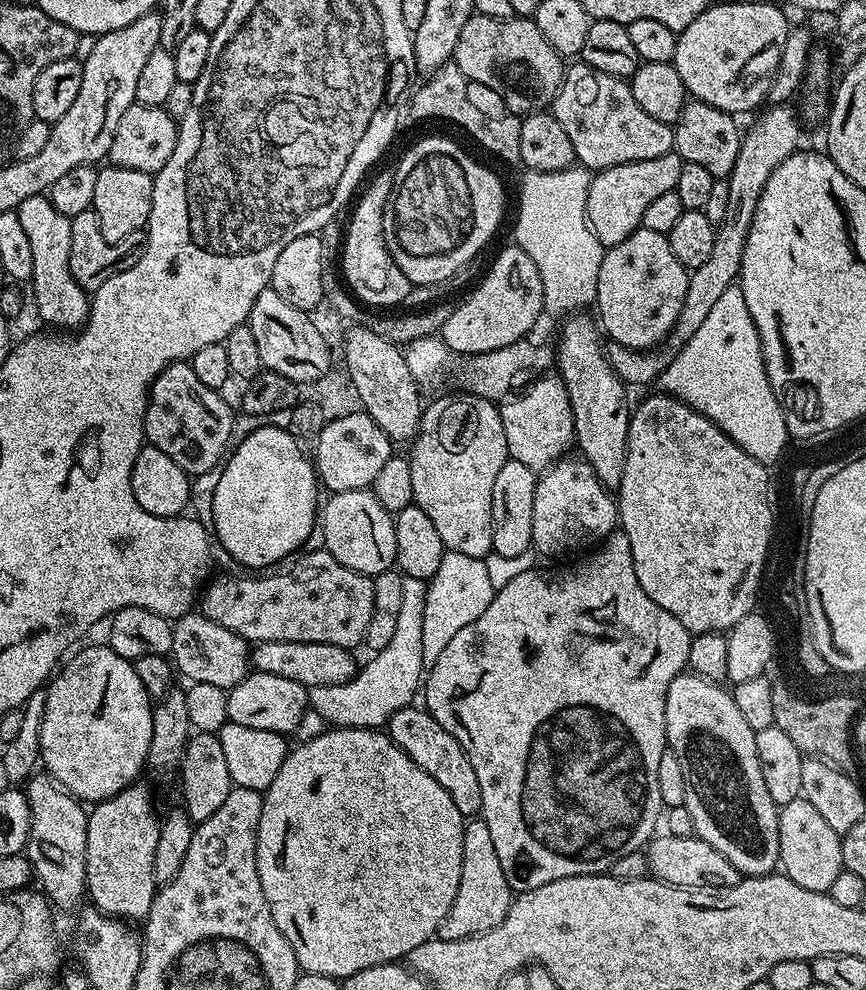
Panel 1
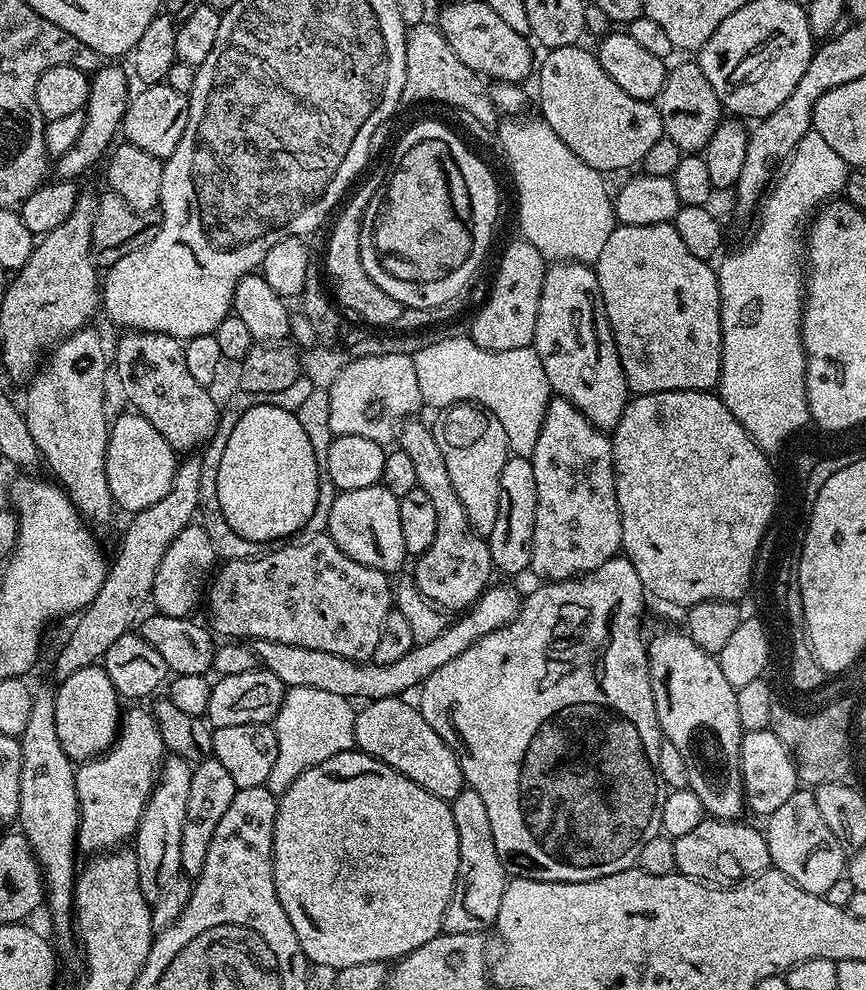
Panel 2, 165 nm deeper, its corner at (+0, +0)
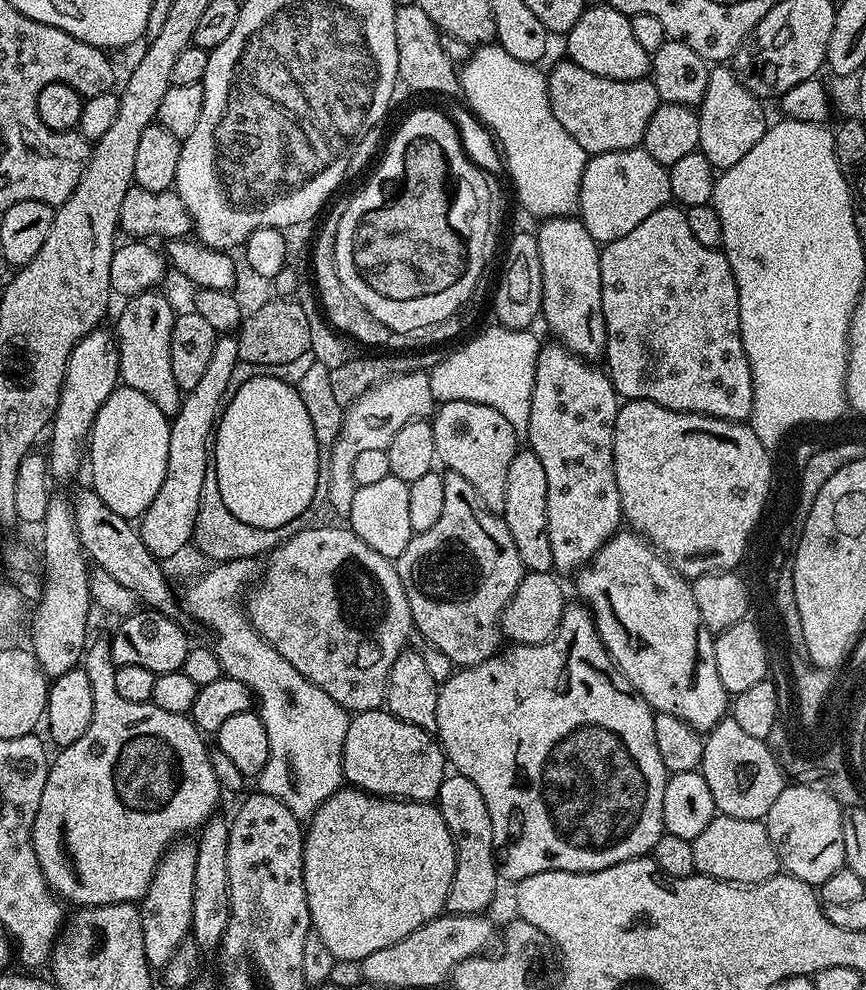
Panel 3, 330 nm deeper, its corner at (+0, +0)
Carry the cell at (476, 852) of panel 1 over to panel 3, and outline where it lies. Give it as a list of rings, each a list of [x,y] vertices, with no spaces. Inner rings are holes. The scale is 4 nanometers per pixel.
[[[448,774],[434,803],[440,809],[456,847],[454,882],[450,882],[450,894],[444,907],[453,916],[479,916],[487,913],[487,908],[496,896],[498,861],[494,846],[494,826],[490,822],[490,810],[486,810],[482,793],[478,791],[478,786],[474,786],[474,782],[470,782],[470,778]]]

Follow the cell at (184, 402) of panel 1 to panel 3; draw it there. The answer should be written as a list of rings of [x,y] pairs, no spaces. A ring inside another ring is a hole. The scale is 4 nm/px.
[[[160,290],[139,292],[137,296],[127,297],[123,303],[124,309],[116,320],[116,328],[114,327],[120,367],[119,383],[125,388],[133,388],[146,394],[146,398],[150,398],[150,402],[154,402],[154,406],[158,406],[158,410],[162,410],[164,416],[171,418],[180,409],[182,399],[181,390],[174,382],[174,370],[170,370],[170,334],[174,330],[177,309],[172,309],[171,302],[160,293]]]

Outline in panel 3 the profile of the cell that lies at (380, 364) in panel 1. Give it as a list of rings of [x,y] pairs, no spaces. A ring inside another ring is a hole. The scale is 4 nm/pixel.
[[[445,471],[443,477],[444,485],[446,486],[446,495],[444,495],[444,501],[446,503],[444,503],[444,509],[442,510],[442,515],[438,517],[437,524],[430,526],[430,530],[415,533],[410,543],[406,546],[406,550],[402,550],[402,554],[394,563],[398,578],[402,582],[402,590],[406,594],[406,602],[410,606],[410,614],[412,615],[412,623],[415,631],[419,635],[421,632],[432,643],[429,645],[435,651],[446,654],[446,658],[450,658],[453,666],[469,668],[478,662],[486,662],[486,658],[496,655],[498,649],[501,647],[500,615],[502,614],[502,610],[510,602],[510,598],[514,598],[514,594],[518,590],[518,582],[522,582],[526,569],[522,558],[518,558],[518,546],[514,546],[514,538],[510,538],[510,530],[506,526],[503,515],[491,512],[482,502],[482,498],[478,498],[478,490],[474,490],[474,486],[470,486],[470,482],[466,482],[466,478],[462,478],[462,474]]]

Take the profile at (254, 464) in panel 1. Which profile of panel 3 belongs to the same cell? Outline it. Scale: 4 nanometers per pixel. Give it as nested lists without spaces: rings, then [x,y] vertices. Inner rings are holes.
[[[276,374],[265,376],[268,377],[264,380],[264,400],[256,400],[256,384],[252,380],[227,397],[214,429],[214,475],[222,502],[226,502],[226,510],[230,510],[234,518],[255,528],[287,529],[291,520],[298,519],[311,506],[316,496],[316,483],[322,480],[322,467],[314,427],[297,389],[279,380]]]

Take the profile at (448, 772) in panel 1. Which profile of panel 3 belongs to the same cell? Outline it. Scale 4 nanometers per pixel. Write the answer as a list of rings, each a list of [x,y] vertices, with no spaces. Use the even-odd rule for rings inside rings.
[[[387,710],[358,712],[349,719],[342,766],[344,779],[351,787],[394,800],[435,801],[446,775],[444,749],[435,735],[402,722],[402,718]]]

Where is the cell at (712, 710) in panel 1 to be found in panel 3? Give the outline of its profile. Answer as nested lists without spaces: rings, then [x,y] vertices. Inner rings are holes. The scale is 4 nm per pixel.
[[[621,530],[615,536],[611,536],[609,540],[602,546],[594,558],[579,572],[575,573],[576,592],[581,601],[590,609],[592,619],[596,621],[596,629],[600,635],[600,640],[604,643],[604,648],[610,654],[610,658],[619,666],[621,674],[632,684],[639,696],[650,705],[656,712],[665,712],[666,714],[674,714],[674,718],[682,718],[682,722],[686,722],[694,731],[701,734],[707,734],[709,730],[720,720],[725,719],[730,712],[730,693],[726,690],[726,686],[722,686],[722,680],[718,678],[718,662],[714,662],[714,650],[716,642],[713,633],[702,622],[702,614],[698,614],[698,606],[694,603],[694,594],[692,593],[692,585],[685,577],[676,571],[675,567],[661,553],[657,552],[643,536],[632,530]]]

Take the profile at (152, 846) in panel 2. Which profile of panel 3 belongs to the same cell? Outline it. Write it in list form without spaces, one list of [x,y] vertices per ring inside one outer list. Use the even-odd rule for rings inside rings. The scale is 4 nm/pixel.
[[[180,838],[164,851],[154,870],[154,878],[138,907],[142,918],[142,934],[146,942],[146,958],[153,969],[163,970],[175,958],[192,931],[194,910],[194,862],[198,862],[198,846],[192,838]]]

